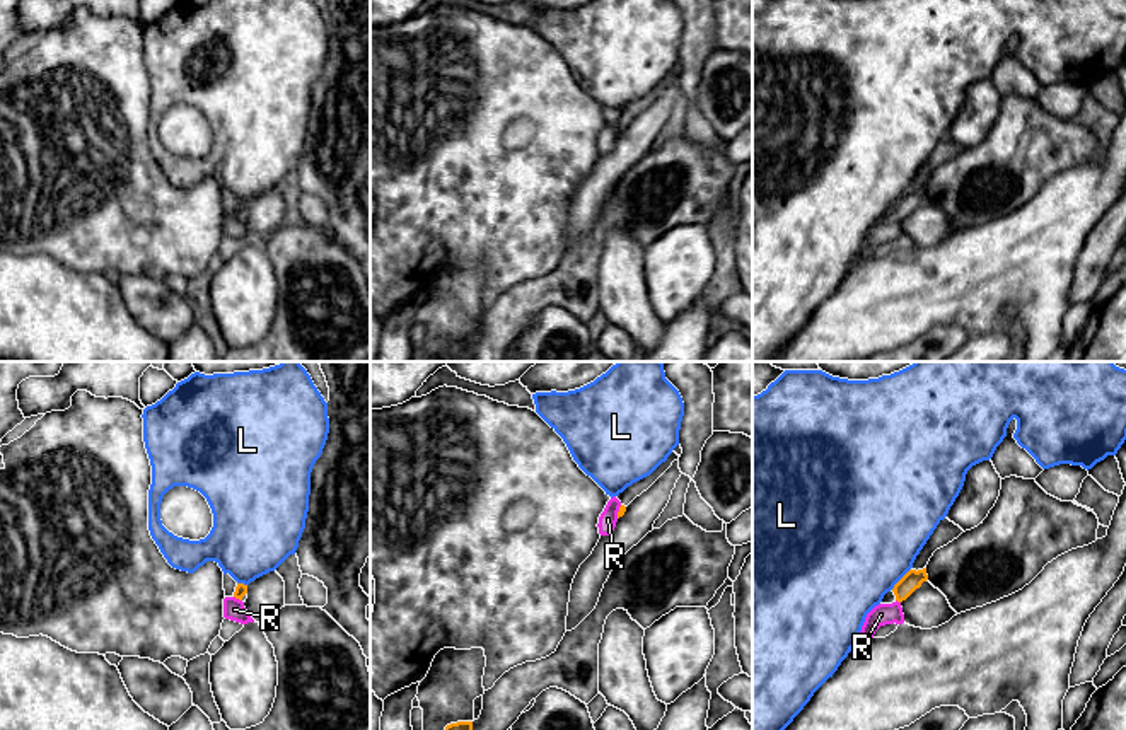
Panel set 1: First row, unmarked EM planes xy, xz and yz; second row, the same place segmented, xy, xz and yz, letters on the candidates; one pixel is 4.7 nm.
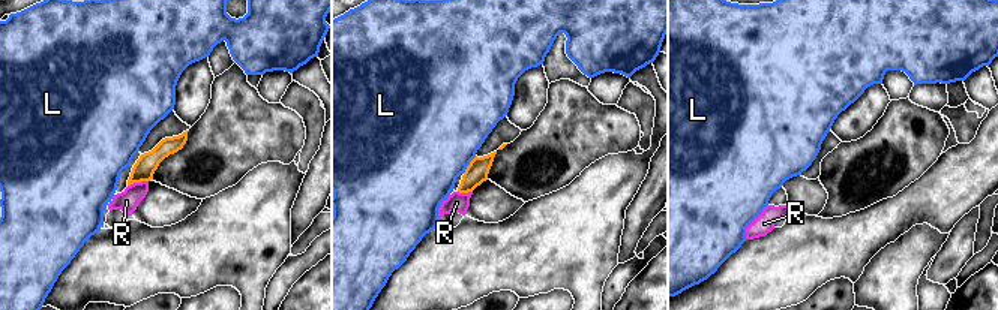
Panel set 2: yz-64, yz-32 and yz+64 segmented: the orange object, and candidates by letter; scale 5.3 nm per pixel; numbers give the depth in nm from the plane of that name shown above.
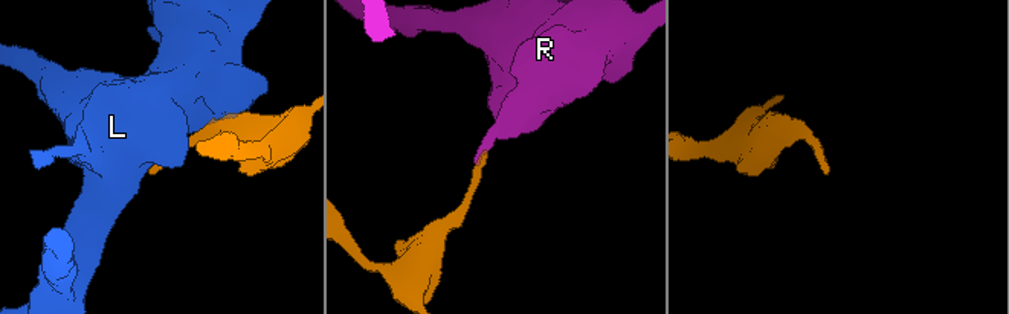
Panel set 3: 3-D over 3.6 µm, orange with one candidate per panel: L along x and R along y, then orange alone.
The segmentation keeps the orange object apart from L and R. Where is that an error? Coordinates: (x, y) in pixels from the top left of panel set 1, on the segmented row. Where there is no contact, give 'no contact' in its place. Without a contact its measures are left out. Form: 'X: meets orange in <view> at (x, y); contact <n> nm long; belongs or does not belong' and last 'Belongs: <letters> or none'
L: meets orange in yz at (901, 579); contact 140 nm long; does not belong
R: meets orange in yz at (898, 601); contact 30 nm long; does not belong
Belongs: none

